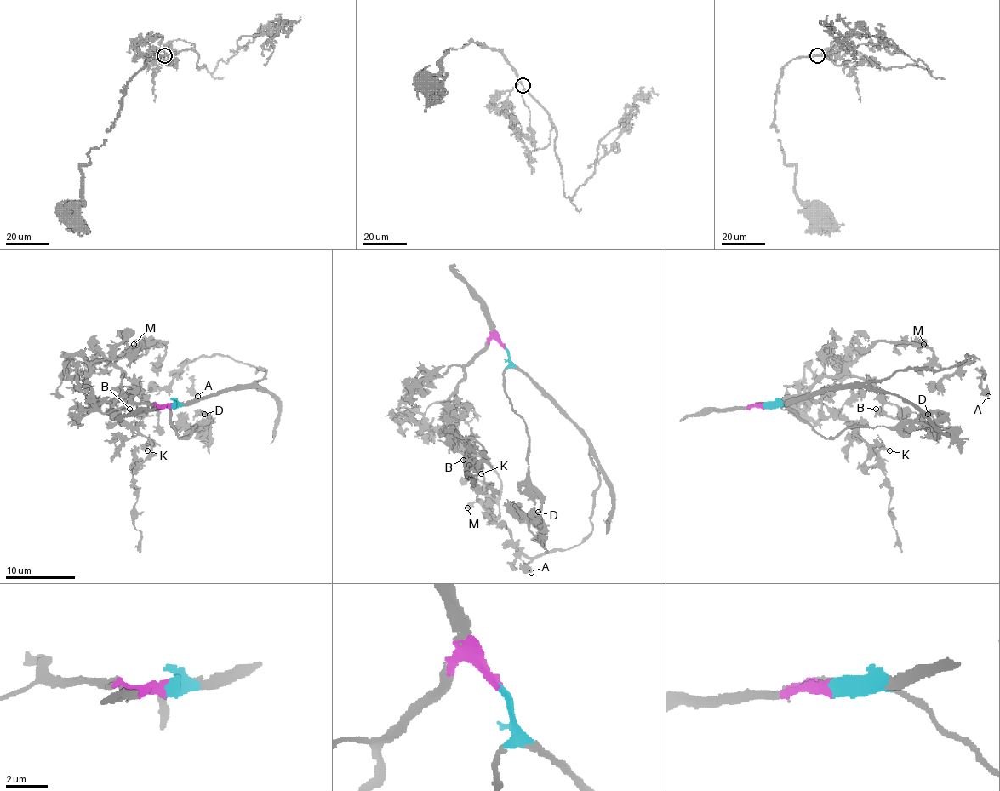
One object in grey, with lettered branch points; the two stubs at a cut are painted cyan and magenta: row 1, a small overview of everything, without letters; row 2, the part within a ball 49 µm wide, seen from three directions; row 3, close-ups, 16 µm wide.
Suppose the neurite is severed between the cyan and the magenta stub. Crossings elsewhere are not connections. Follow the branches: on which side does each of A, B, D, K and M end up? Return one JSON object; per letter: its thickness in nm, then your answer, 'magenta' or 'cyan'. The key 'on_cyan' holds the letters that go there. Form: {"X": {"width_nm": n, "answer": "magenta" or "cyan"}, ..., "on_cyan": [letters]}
{"A": {"width_nm": 480, "answer": "cyan"}, "B": {"width_nm": 240, "answer": "magenta"}, "D": {"width_nm": 240, "answer": "cyan"}, "K": {"width_nm": 120, "answer": "magenta"}, "M": {"width_nm": 550, "answer": "magenta"}, "on_cyan": ["A", "D"]}

